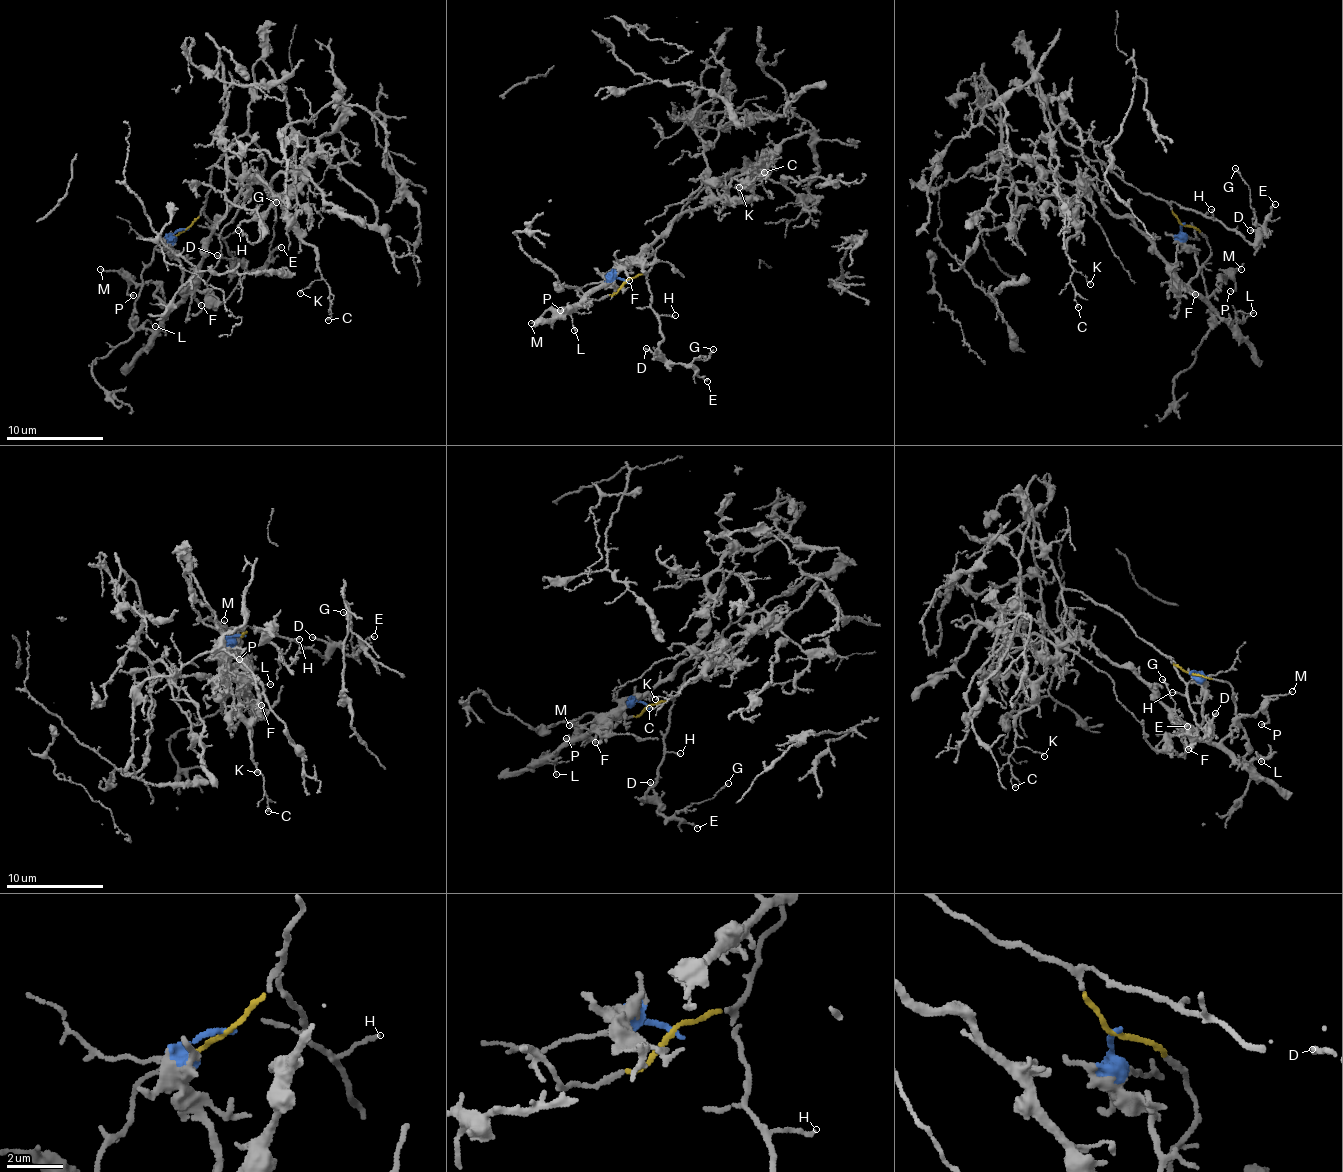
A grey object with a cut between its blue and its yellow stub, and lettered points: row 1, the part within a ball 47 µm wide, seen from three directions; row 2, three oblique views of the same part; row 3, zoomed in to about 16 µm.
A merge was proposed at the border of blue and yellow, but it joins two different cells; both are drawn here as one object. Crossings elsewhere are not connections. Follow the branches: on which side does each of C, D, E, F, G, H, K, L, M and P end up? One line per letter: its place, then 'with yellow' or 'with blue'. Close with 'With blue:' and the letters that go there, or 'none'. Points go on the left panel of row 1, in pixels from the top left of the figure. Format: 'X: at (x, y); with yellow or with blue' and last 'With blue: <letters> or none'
C: at (328, 320); with yellow
D: at (217, 255); with yellow
E: at (281, 247); with yellow
F: at (201, 305); with blue
G: at (276, 202); with yellow
H: at (238, 230); with yellow
K: at (300, 293); with yellow
L: at (155, 326); with blue
M: at (100, 269); with blue
P: at (133, 295); with blue
With blue: F, L, M, P

